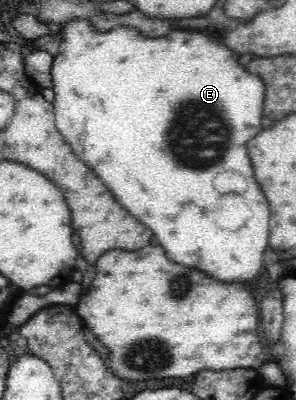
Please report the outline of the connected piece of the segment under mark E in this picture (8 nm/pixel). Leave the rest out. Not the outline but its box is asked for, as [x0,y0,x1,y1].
[51,17,269,283]

